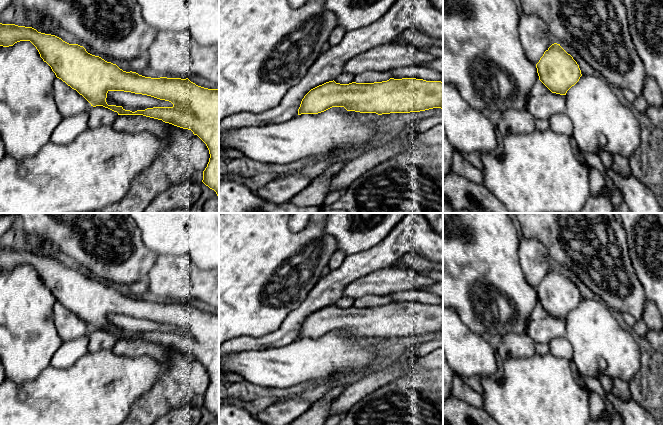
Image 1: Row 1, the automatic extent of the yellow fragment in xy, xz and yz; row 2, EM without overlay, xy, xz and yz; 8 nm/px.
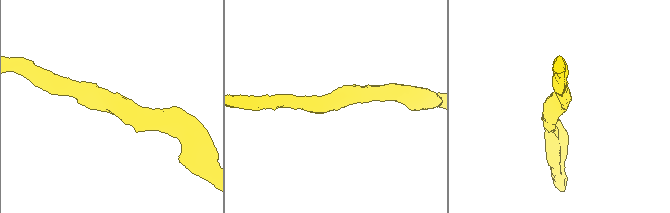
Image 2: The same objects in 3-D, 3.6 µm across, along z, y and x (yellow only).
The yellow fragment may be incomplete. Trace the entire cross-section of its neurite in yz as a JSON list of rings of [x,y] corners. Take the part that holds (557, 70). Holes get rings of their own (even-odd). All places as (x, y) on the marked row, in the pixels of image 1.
[[[552,44],[536,64],[539,80],[552,92],[566,97],[565,114],[572,123],[572,136],[579,150],[597,154],[599,151],[599,138],[603,137],[603,148],[614,157],[622,155],[630,158],[640,143],[641,127],[633,113],[624,106],[614,94],[612,87],[601,77],[582,75],[577,62],[568,54],[560,44]]]

